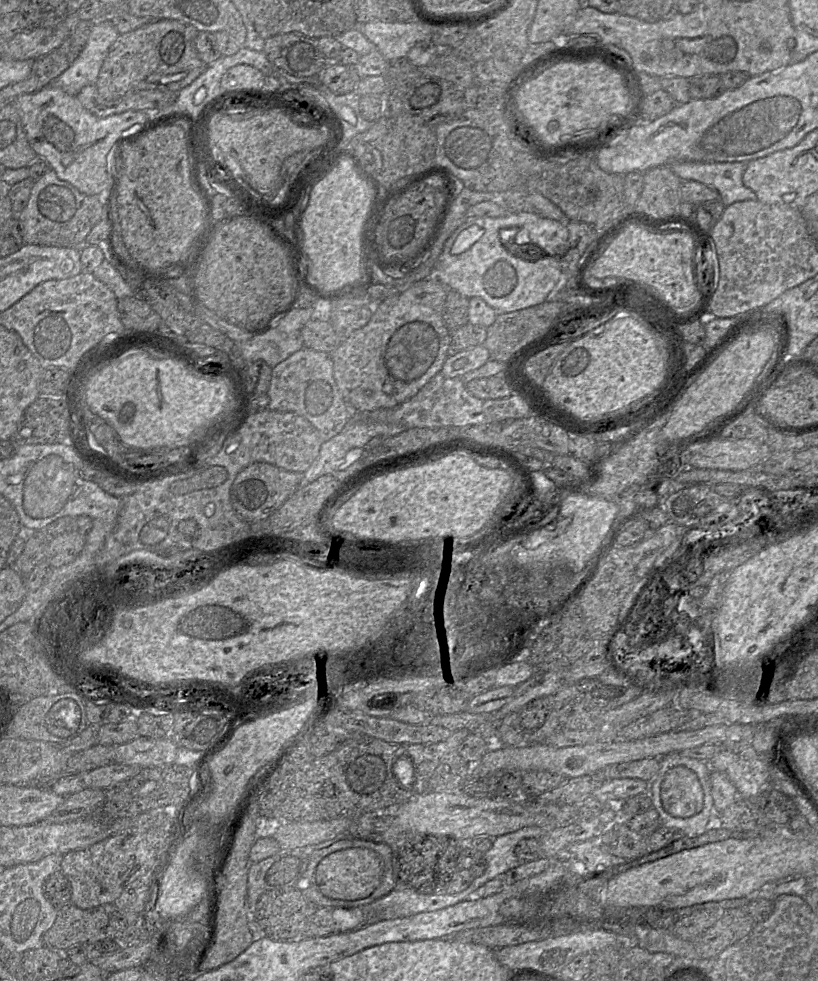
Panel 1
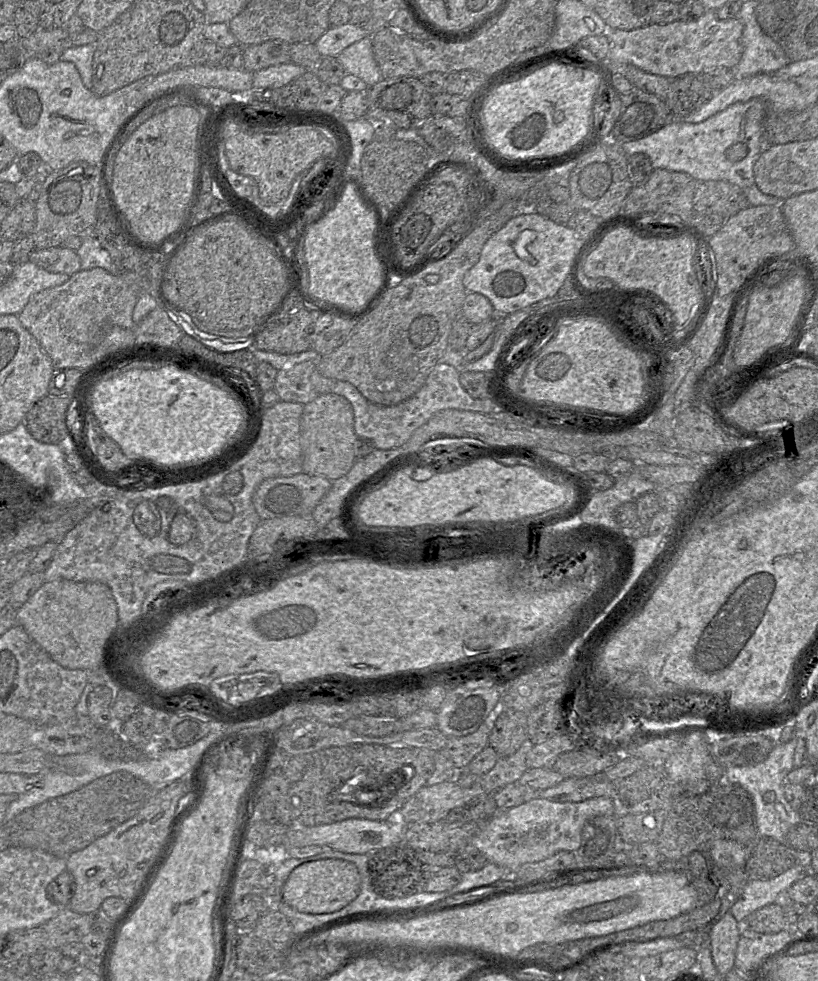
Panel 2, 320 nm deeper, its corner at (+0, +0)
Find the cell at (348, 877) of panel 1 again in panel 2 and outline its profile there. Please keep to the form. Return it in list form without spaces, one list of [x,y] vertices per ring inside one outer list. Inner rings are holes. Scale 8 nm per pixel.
[[[320,859],[294,868],[281,889],[281,899],[295,910],[307,914],[327,914],[338,911],[359,894],[361,875],[357,866],[342,859]]]

